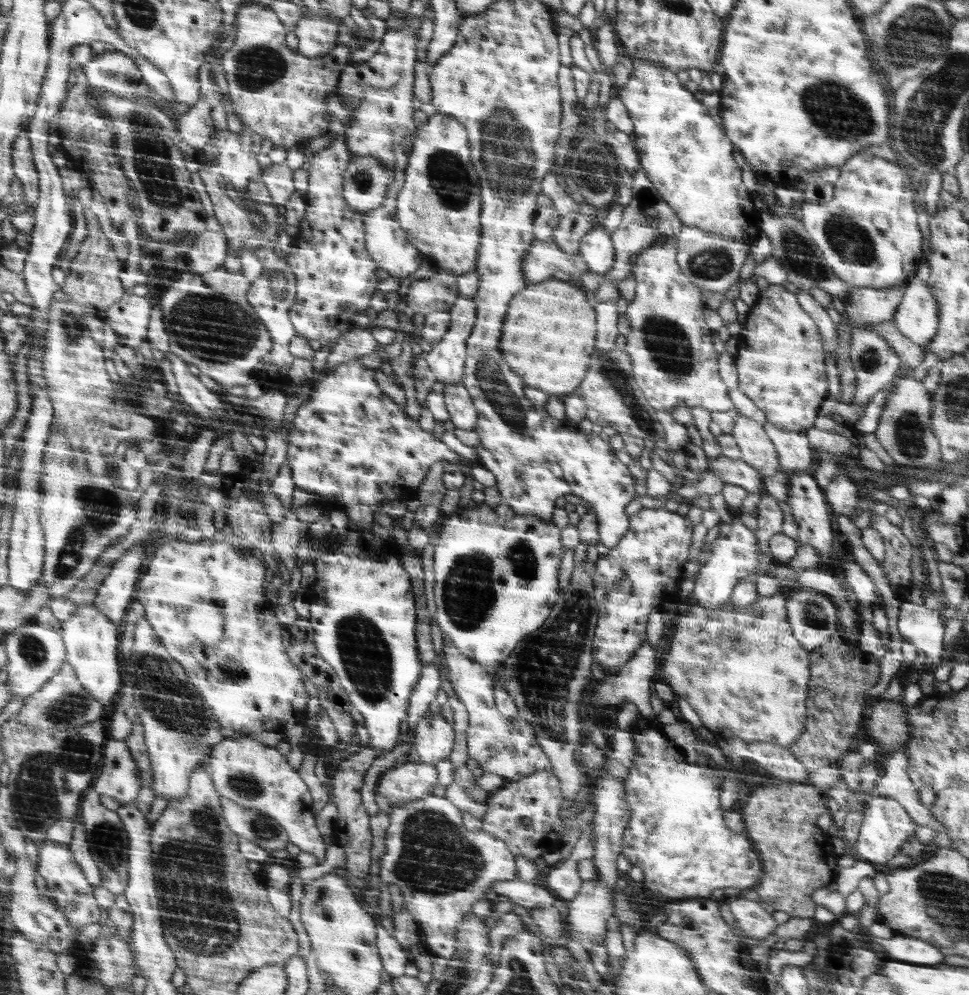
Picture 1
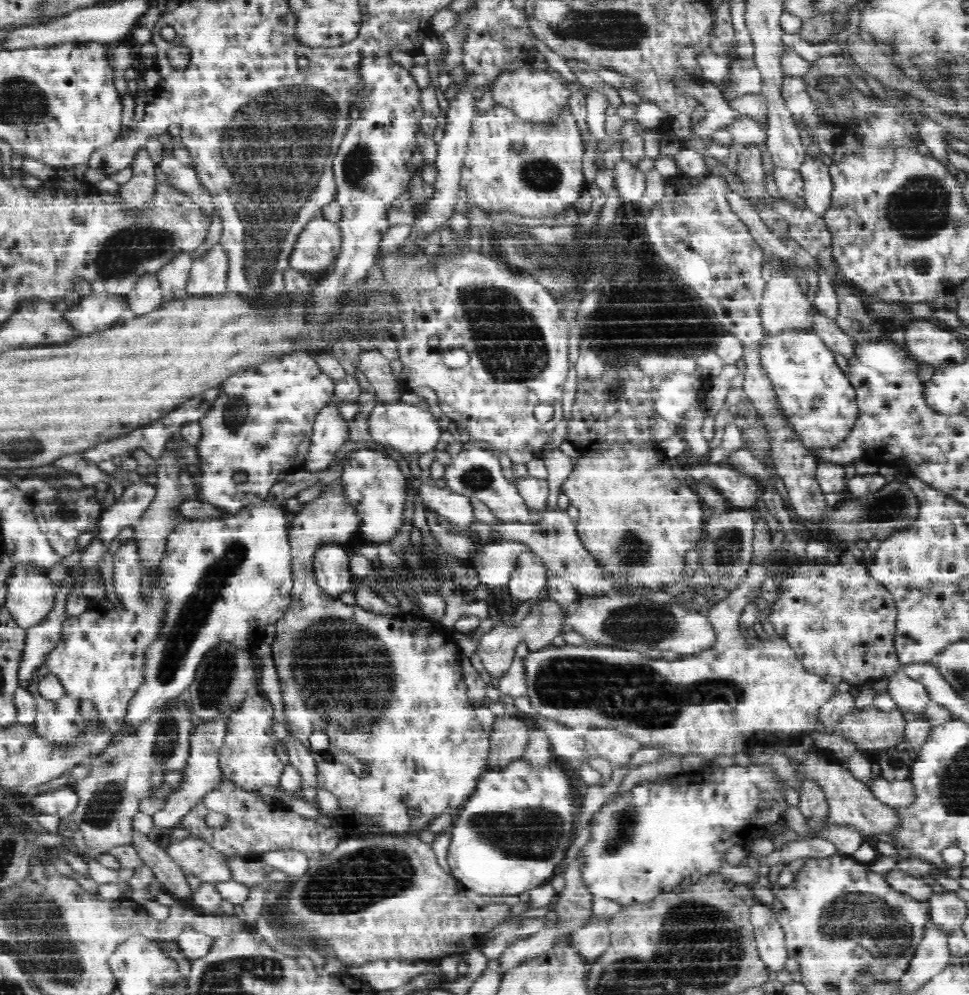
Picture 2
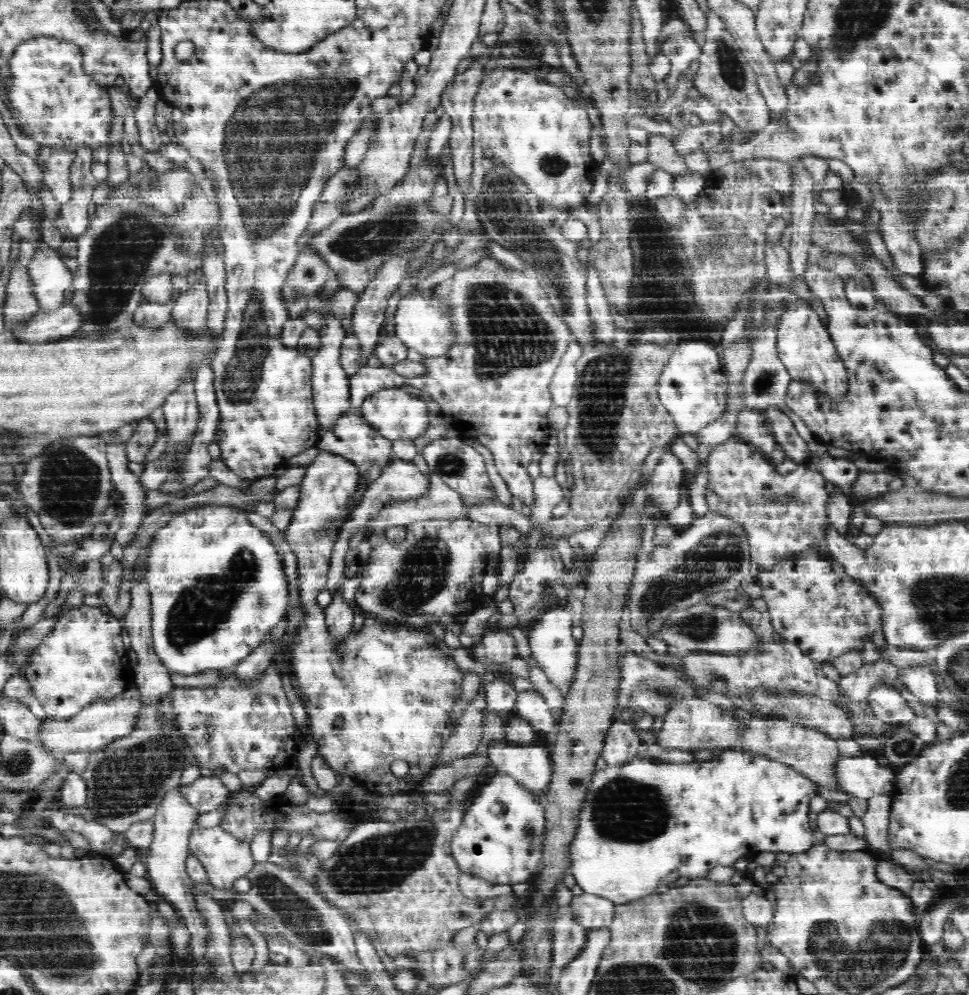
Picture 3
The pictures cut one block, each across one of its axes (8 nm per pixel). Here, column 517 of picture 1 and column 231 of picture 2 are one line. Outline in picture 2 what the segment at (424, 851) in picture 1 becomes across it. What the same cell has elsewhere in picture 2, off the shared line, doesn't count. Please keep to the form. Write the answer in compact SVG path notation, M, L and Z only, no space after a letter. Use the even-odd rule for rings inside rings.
M188 836L184 840L172 842L165 851L182 869L185 877L192 875L212 884L233 880L226 859L228 856L222 851L216 851L206 839Z

